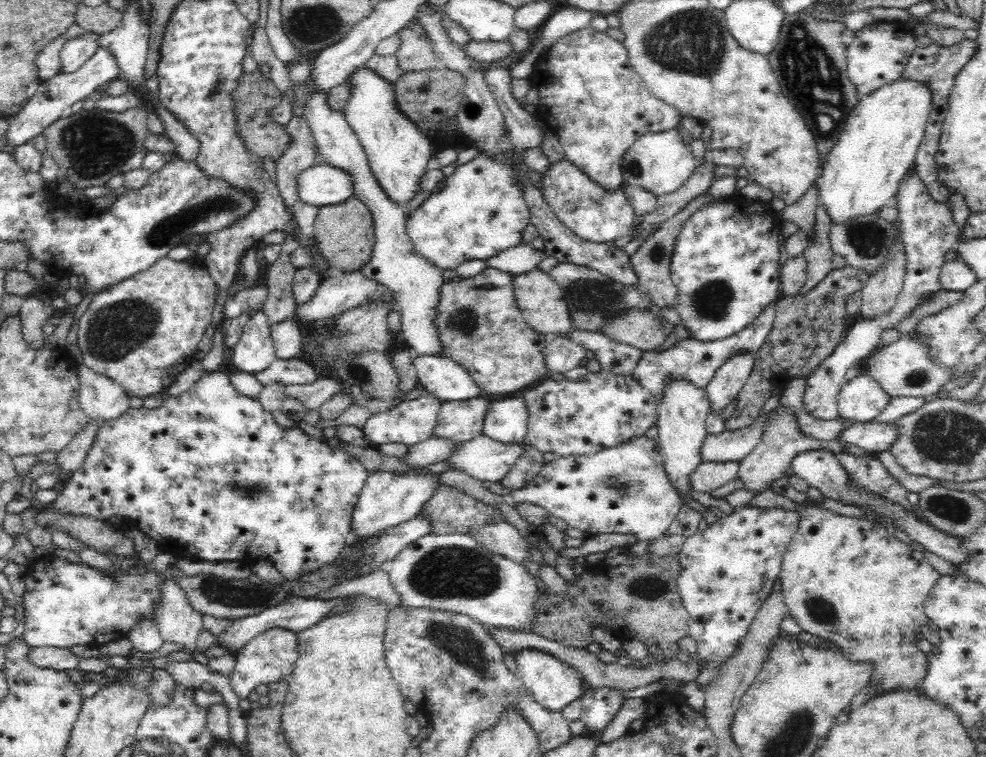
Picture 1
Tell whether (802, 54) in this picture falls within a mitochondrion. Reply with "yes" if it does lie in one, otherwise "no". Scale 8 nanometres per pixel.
yes

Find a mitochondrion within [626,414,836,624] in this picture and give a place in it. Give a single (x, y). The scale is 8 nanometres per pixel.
(655, 586)

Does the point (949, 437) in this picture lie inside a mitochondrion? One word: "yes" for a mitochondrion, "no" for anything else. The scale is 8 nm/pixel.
yes

